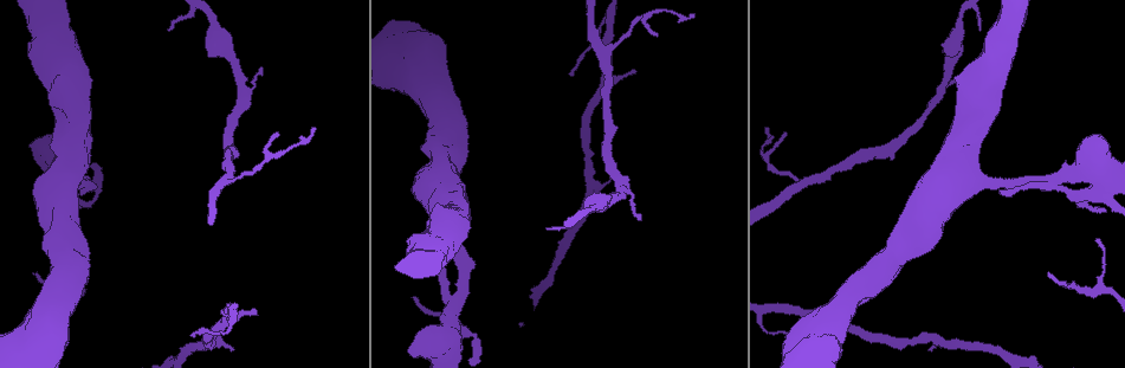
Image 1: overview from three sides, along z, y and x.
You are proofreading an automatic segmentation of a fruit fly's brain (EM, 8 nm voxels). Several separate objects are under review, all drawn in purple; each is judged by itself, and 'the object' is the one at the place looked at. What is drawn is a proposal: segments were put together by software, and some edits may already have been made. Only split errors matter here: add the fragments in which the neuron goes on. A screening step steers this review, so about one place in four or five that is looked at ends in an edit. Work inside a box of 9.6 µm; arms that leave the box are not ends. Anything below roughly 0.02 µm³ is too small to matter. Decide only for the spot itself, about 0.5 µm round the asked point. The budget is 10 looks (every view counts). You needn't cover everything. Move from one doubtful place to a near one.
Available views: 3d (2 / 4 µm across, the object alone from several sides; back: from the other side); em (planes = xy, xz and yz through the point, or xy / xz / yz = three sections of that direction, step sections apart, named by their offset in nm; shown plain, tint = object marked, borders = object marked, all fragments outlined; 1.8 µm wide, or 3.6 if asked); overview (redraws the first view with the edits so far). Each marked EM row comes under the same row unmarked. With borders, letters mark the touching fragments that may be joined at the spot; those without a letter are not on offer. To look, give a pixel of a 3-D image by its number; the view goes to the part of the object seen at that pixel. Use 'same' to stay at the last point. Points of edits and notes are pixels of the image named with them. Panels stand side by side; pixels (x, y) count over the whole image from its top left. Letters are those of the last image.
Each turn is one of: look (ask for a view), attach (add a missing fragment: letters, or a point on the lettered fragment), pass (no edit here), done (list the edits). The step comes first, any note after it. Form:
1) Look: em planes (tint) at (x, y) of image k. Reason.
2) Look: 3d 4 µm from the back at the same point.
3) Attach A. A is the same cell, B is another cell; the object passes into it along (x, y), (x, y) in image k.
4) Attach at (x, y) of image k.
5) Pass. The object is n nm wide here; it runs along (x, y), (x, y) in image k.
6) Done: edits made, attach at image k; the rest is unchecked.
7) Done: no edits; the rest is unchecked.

Look: 3d 2 µm at (1095, 240) of image 1. Tapers out.

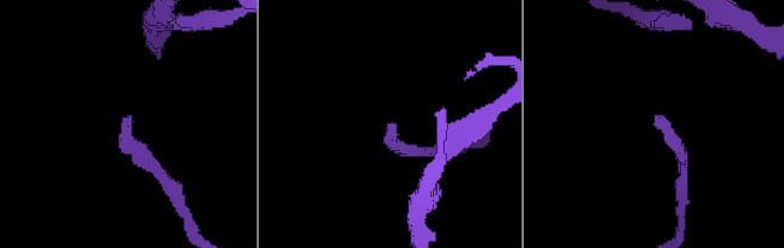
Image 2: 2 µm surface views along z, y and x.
Look: em xy step 8 (borders) at (131, 118) of image 2.

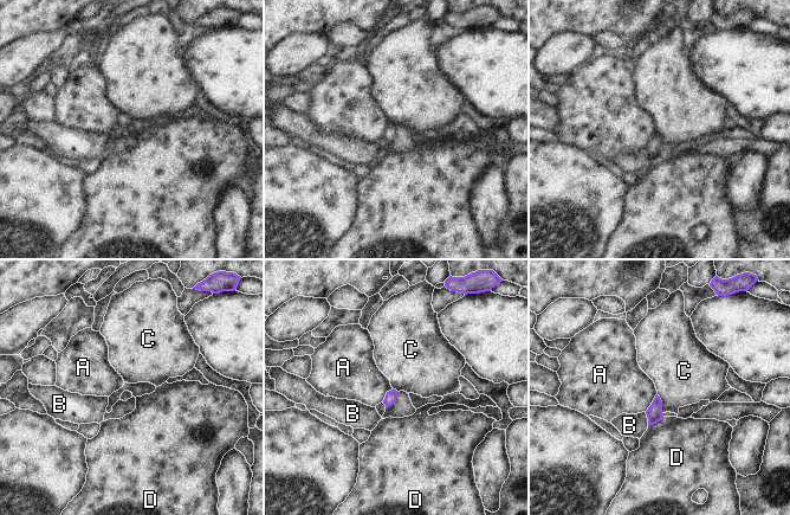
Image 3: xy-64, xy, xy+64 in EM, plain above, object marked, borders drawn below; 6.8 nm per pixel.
Look: em planes (borders) at the same point.

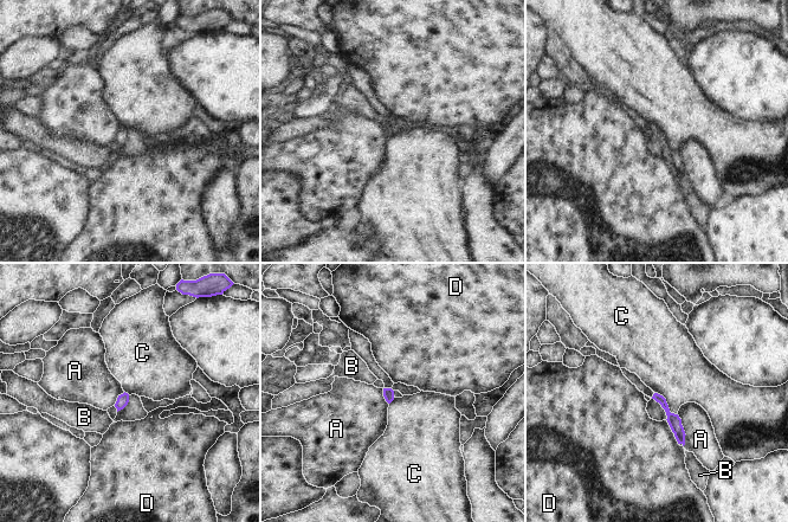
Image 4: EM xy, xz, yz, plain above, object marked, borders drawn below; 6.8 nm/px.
Pass. A, B, C and D are other cells; it runs along (657, 397), (675, 421), (682, 440) in image 4; no lettered fragment goes on from it.

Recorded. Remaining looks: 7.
Look: 3d 2 µm at (451, 307) of image 1. Four arms meet.

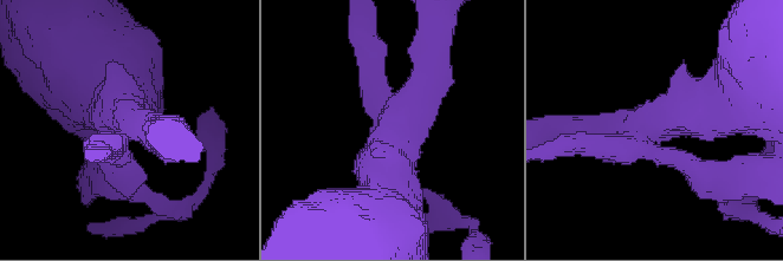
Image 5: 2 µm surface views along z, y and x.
Look: em planes (tint) at (395, 136) of image 5. 4 arms meet here; now the EM.

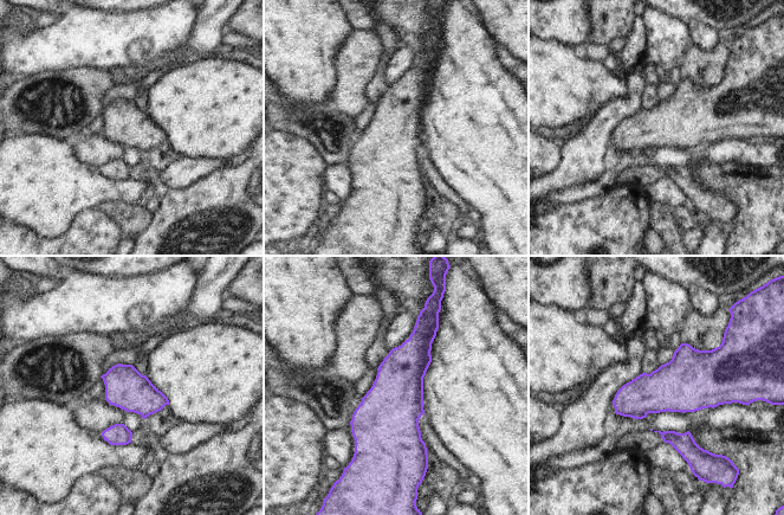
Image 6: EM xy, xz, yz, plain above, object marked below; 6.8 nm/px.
Look: em planes (borders) at the same point. See the neighbours.

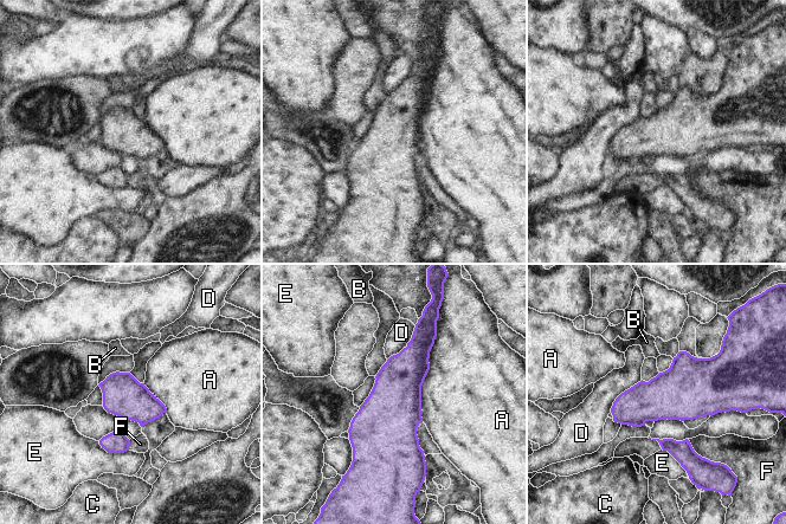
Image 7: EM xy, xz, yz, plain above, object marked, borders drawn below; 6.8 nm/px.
Pass. The longest contact is with A, 650 nm; A, B, C, D, E and F are other cells; a border runs along (437, 325), (422, 386), (422, 421) in image 7; no lettered fragment goes on from it.

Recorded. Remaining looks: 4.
Look: em xy step 4 (borders) at (1001, 191) of image 1. Thin end.

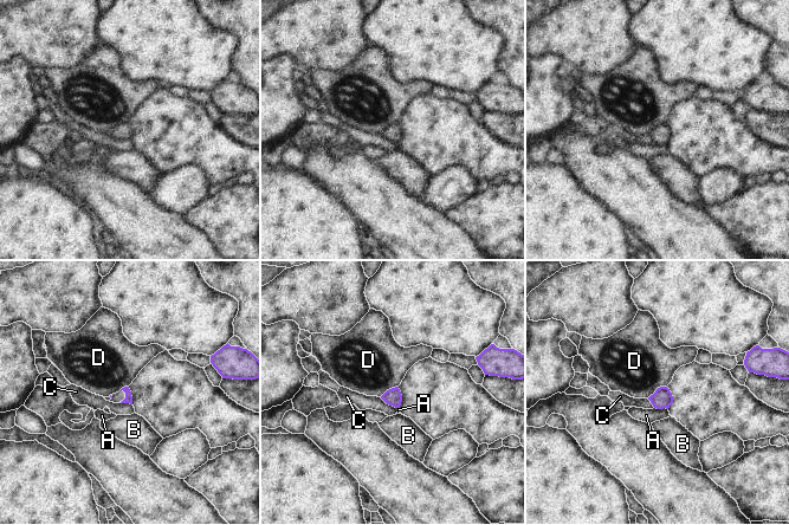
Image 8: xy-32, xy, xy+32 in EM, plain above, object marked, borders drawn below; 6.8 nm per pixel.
Attach B. B is the same cell, A, C and D are other cells; the object passes into it along (128, 399), (125, 396), (117, 397) in image 8; it goes on there.

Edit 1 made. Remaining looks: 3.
Done: edits made, attach at image 8; the rest is unchecked.

